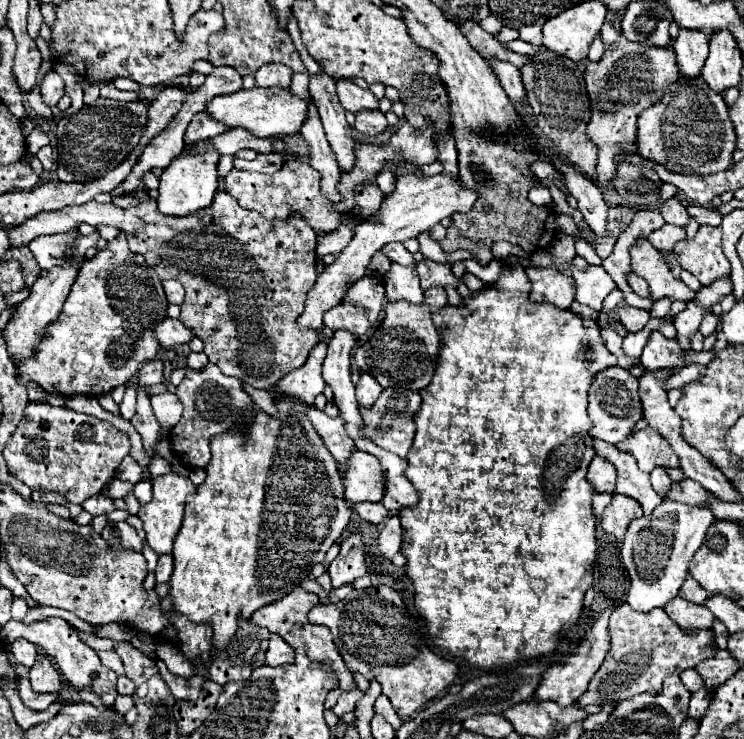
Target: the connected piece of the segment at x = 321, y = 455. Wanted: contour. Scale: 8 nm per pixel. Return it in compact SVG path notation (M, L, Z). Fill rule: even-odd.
M284 396L274 398L274 404L276 404L274 414L266 414L258 406L252 408L252 410L248 408L248 412L244 412L244 420L252 420L248 430L234 428L232 432L222 432L222 436L212 438L212 444L210 444L212 460L206 468L206 480L198 486L196 494L188 496L184 522L182 522L182 528L176 536L176 540L174 540L174 572L172 572L172 578L170 578L170 586L172 586L170 596L174 600L174 610L188 616L192 622L212 624L212 628L214 628L214 650L224 650L228 646L230 638L234 636L234 632L238 628L238 614L242 614L244 618L250 618L254 610L278 600L280 596L286 596L294 586L302 584L302 580L308 578L312 566L322 562L328 548L342 536L342 532L348 526L350 516L352 516L352 508L344 500L344 486L342 486L342 480L338 476L338 462L328 452L328 448L320 440L320 434L312 428L312 422L306 416L306 410L310 406L302 404L302 400L284 400ZM320 482L332 484L332 492L336 492L336 504L304 504L304 494L320 494Z

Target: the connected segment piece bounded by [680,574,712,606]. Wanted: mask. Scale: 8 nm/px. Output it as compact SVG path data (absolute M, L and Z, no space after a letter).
M688 574L682 588L680 588L680 598L694 602L694 604L704 604L704 600L708 600L708 596L712 596L710 592L704 592L704 588L700 588L700 584L696 584L696 580Z

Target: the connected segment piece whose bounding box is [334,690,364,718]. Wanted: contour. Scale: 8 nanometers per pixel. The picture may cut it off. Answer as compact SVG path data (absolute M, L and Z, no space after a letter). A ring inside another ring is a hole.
M344 690L344 692L340 694L336 706L334 706L334 714L340 718L342 714L352 712L354 706L356 706L356 702L358 702L362 696L364 696L364 692L360 692L360 690Z

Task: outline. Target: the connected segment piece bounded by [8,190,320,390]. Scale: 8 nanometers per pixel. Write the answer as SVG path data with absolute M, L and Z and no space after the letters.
M218 190L212 206L192 212L192 216L160 216L156 212L156 200L146 200L136 208L118 208L114 204L98 204L96 200L84 206L68 206L56 212L40 212L28 218L20 228L10 228L10 248L28 246L34 238L46 234L60 234L76 230L80 224L108 224L126 232L128 246L146 258L146 264L156 270L160 278L174 278L186 290L180 322L190 328L202 342L204 354L226 376L236 376L254 388L272 390L276 382L290 370L300 368L308 358L308 352L318 344L318 332L308 328L296 328L296 318L304 312L308 290L316 282L316 234L302 216L288 216L288 220L266 220L258 212L244 210L228 192Z

